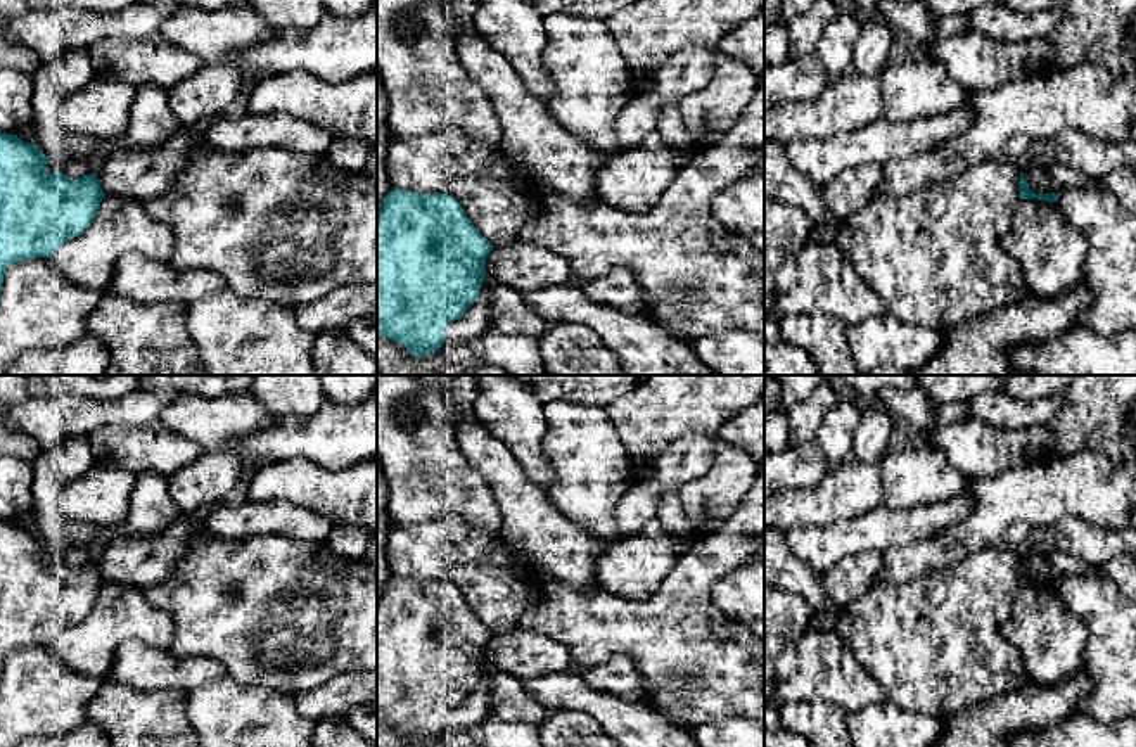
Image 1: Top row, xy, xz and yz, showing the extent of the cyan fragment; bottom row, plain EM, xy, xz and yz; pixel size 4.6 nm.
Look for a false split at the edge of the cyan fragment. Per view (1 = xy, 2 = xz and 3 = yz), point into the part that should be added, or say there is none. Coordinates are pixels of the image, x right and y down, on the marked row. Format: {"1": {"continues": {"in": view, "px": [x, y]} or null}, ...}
{"1": {"continues": null}, "2": {"continues": null}, "3": {"continues": null}}

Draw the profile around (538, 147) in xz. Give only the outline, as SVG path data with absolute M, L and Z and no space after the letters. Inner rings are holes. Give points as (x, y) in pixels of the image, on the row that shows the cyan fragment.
M479 35L456 38L455 47L467 74L484 90L503 130L503 152L519 175L576 204L602 201L597 176L614 152L600 150L562 128L548 107L529 93L514 66Z

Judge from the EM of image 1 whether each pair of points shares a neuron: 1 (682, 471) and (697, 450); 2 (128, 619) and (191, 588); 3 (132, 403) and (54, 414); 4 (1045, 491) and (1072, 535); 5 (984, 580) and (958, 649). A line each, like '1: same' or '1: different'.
1: same
2: different
3: same
4: different
5: same

